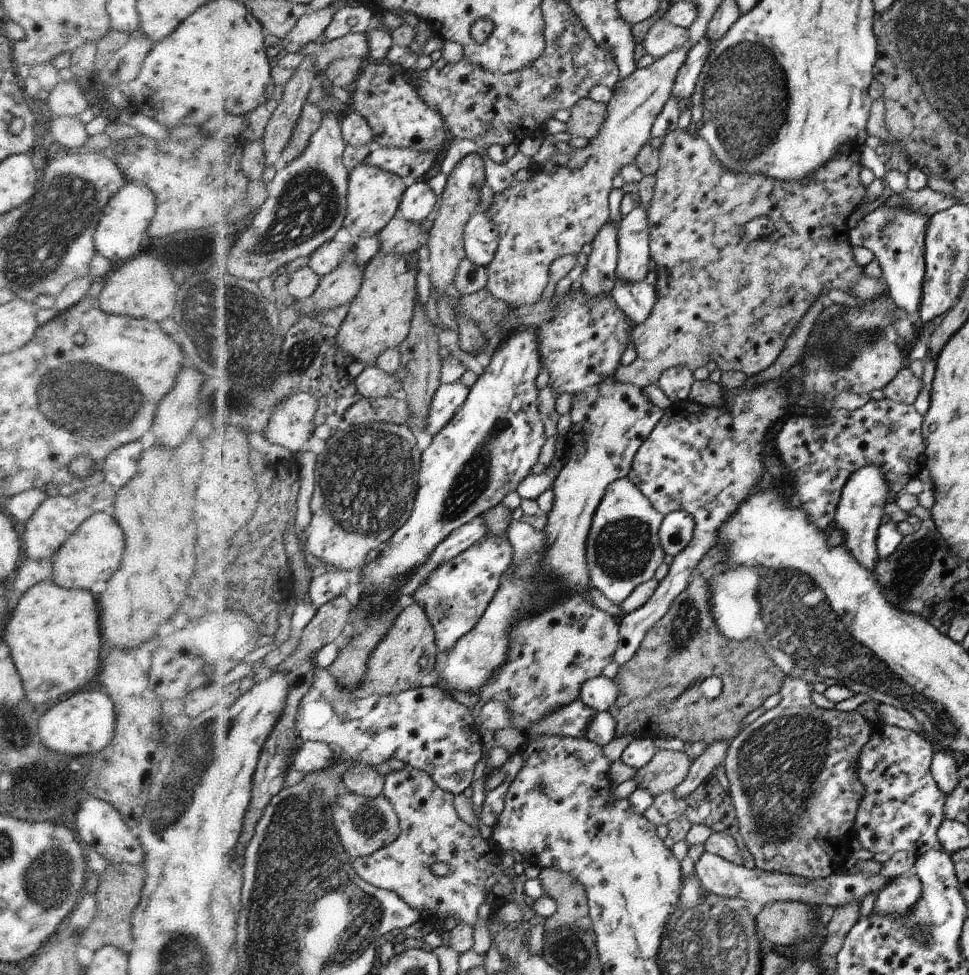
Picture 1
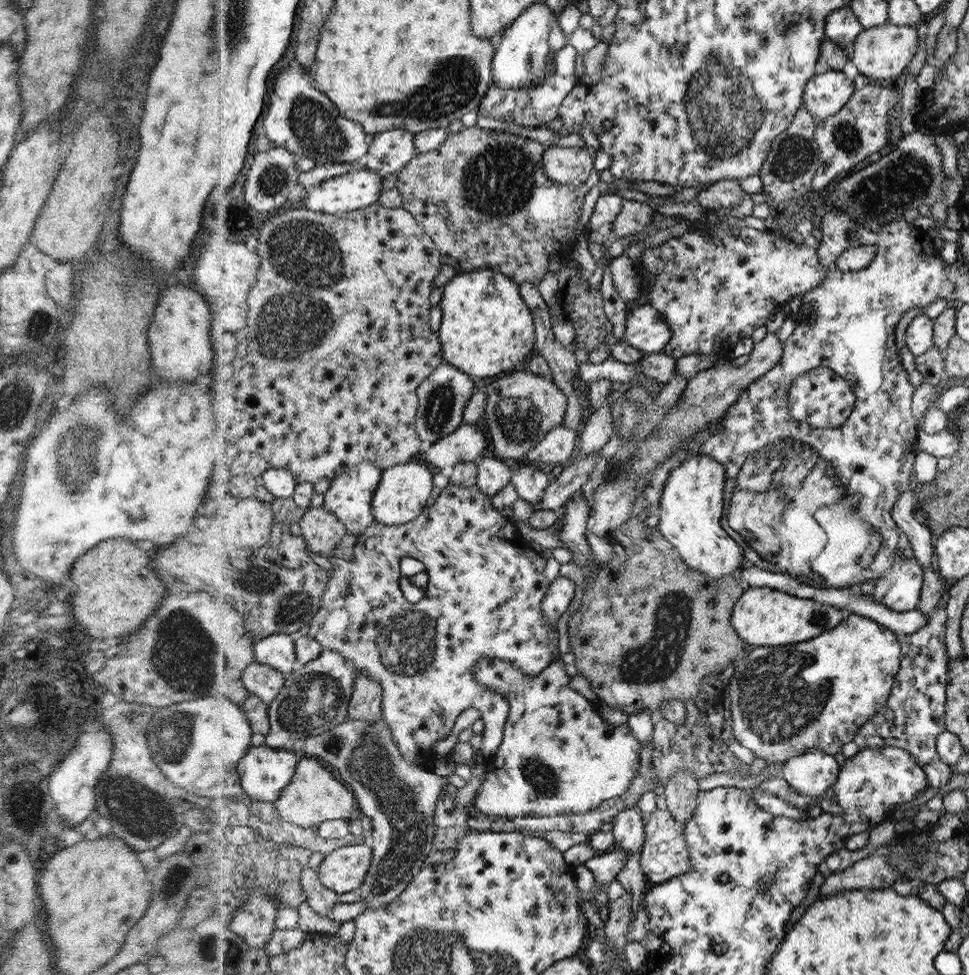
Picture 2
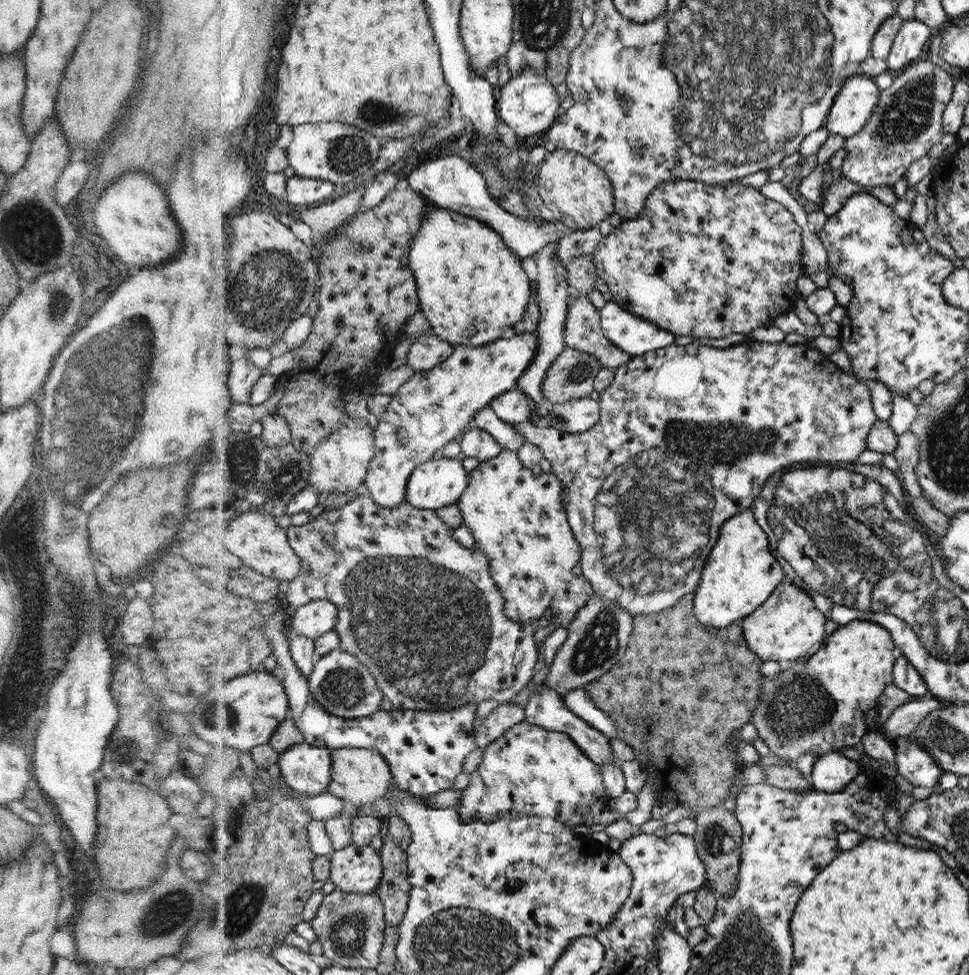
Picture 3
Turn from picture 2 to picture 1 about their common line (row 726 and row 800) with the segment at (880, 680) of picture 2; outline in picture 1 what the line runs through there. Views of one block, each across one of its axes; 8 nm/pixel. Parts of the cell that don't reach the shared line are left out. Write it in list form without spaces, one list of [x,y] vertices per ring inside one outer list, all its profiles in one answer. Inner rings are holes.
[[[786,676],[782,688],[779,690],[782,699],[774,708],[767,710],[757,720],[752,722],[744,731],[734,737],[729,744],[723,767],[730,784],[730,795],[735,806],[735,813],[739,822],[739,833],[744,839],[746,848],[755,858],[755,866],[759,869],[786,873],[806,877],[809,879],[821,879],[830,877],[832,872],[838,872],[842,866],[842,844],[850,842],[850,832],[854,824],[854,816],[857,816],[859,806],[866,796],[866,787],[862,784],[858,776],[859,758],[862,750],[868,741],[871,740],[871,734],[874,732],[874,724],[870,723],[865,716],[858,712],[840,712],[836,709],[823,709],[818,707],[810,698],[812,687],[803,679],[798,677]]]

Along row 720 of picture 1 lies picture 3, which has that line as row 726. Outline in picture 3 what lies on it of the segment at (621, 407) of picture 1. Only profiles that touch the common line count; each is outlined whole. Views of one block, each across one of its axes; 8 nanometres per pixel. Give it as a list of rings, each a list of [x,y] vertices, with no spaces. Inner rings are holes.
[[[523,721],[511,726],[500,738],[487,745],[482,762],[471,774],[470,783],[463,790],[463,801],[456,809],[466,822],[480,820],[488,824],[500,814],[520,812],[530,817],[550,818],[573,828],[592,823],[595,816],[609,810],[611,801],[600,766],[572,738],[563,732],[552,732]]]

